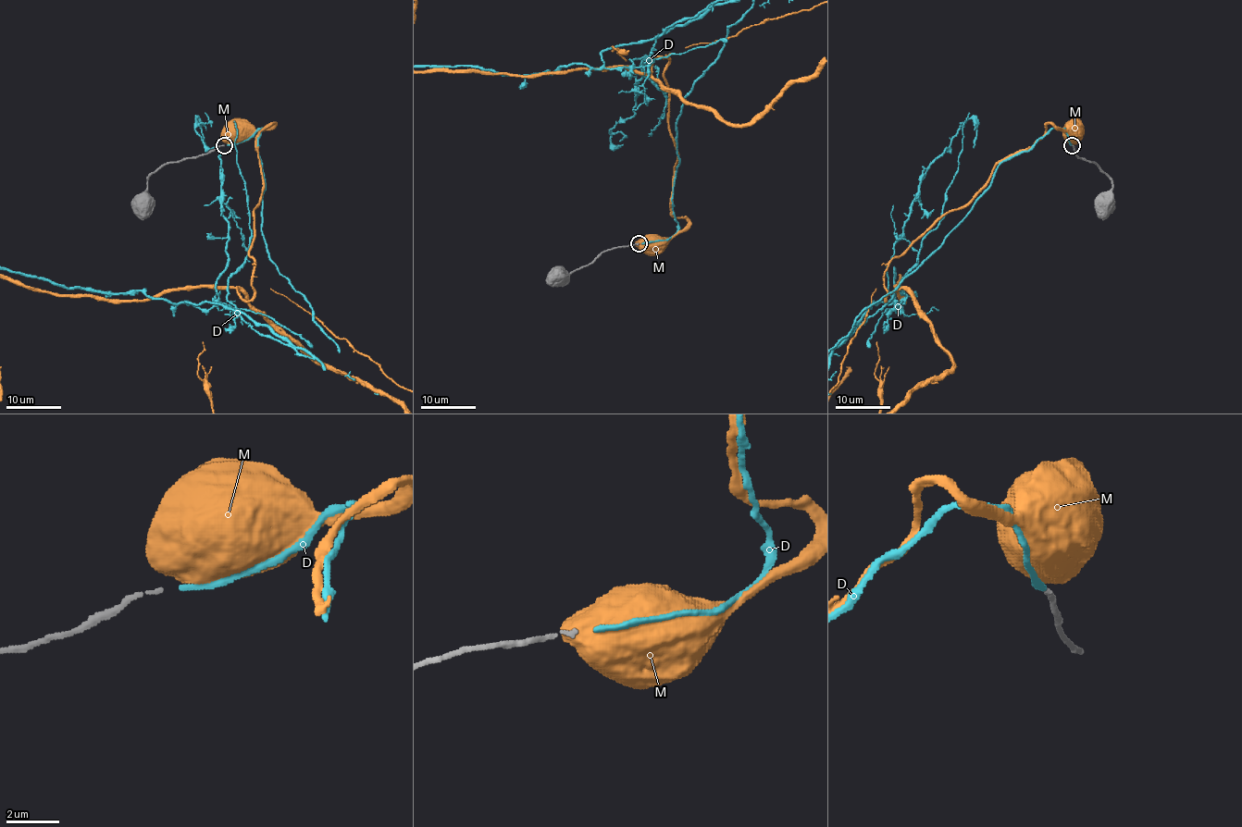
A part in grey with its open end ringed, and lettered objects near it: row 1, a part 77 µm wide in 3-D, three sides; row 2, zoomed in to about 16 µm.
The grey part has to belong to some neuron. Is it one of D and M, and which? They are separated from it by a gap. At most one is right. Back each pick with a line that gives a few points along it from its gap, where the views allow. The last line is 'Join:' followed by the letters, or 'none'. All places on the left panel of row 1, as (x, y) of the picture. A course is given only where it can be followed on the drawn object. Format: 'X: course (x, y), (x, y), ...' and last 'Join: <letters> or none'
Join: D

